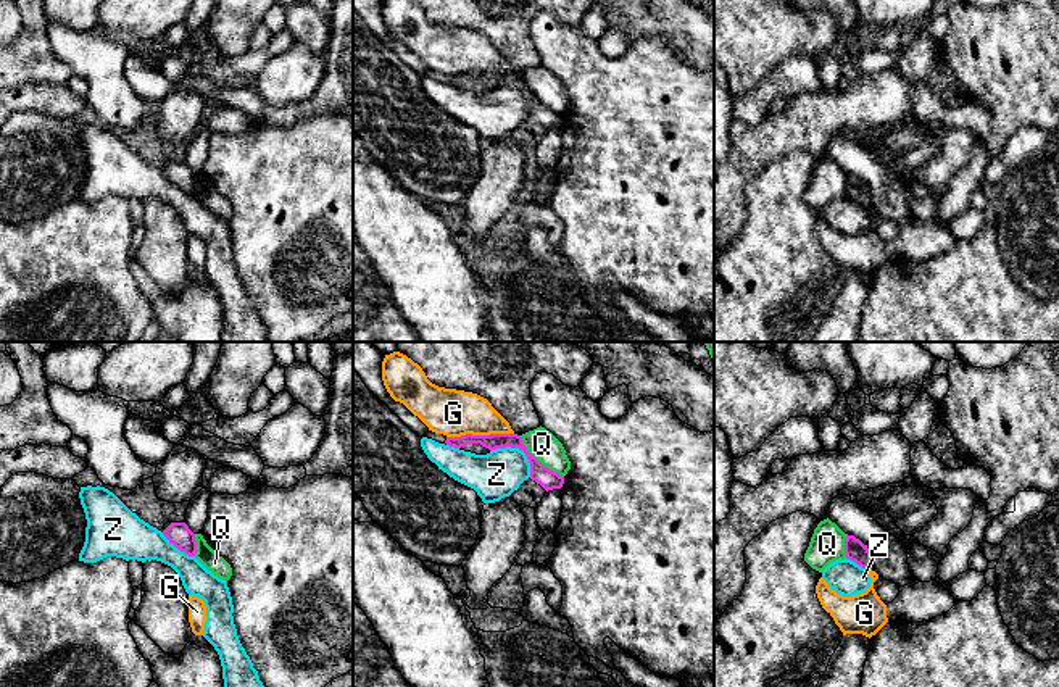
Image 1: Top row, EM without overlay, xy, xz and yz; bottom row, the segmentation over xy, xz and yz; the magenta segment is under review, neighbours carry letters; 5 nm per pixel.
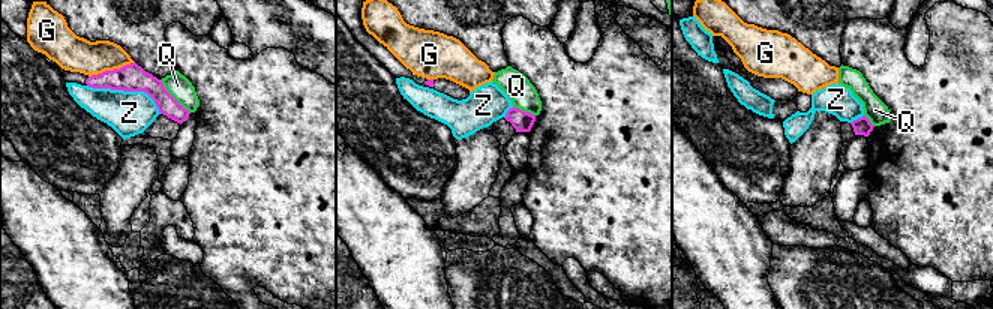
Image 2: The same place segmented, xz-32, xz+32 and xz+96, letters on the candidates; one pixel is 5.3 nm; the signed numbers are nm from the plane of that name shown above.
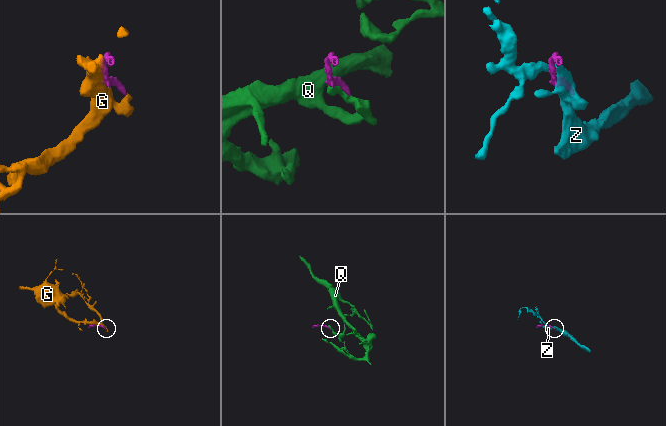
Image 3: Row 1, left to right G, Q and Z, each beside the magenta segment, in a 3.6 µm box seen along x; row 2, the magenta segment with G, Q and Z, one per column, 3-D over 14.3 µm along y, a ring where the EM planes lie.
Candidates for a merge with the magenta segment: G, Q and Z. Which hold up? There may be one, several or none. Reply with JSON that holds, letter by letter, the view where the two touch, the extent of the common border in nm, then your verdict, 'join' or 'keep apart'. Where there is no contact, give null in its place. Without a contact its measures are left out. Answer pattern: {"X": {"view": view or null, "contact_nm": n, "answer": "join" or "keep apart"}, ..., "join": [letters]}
{"G": {"view": "xz", "contact_nm": 340, "answer": "keep apart"}, "Q": {"view": "xz", "contact_nm": 300, "answer": "keep apart"}, "Z": {"view": "xz", "contact_nm": 240, "answer": "keep apart"}, "join": []}

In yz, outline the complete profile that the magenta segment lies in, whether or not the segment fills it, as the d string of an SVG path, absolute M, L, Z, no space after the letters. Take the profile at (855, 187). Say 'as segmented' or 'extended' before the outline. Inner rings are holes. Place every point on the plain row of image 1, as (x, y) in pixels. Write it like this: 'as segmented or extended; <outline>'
as segmented; M846 173L845 192L846 192L848 198L854 200L866 210L872 210L870 190L869 190L867 184L864 184L854 174Z

